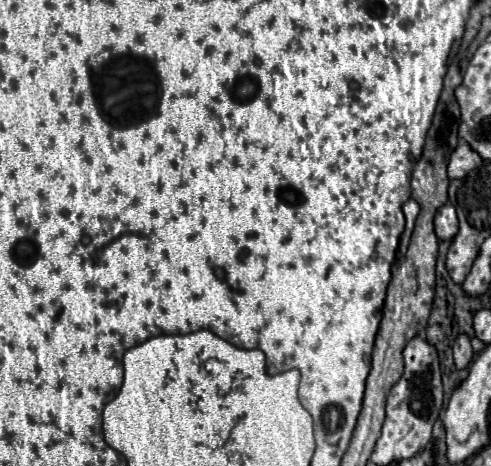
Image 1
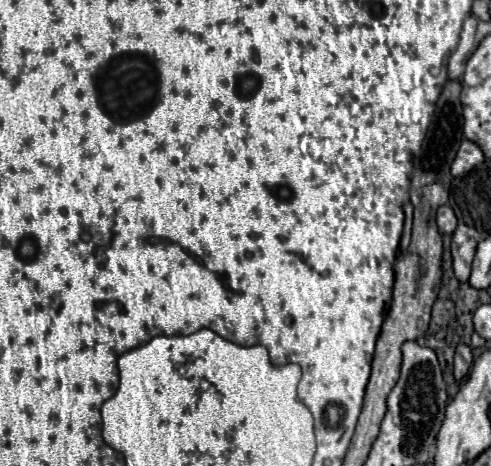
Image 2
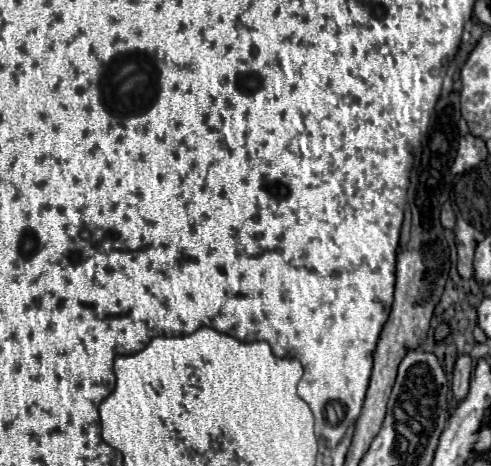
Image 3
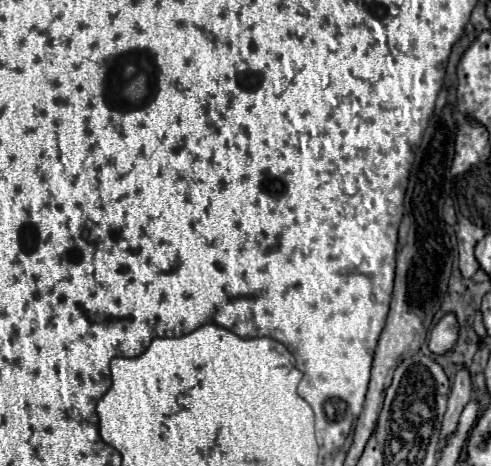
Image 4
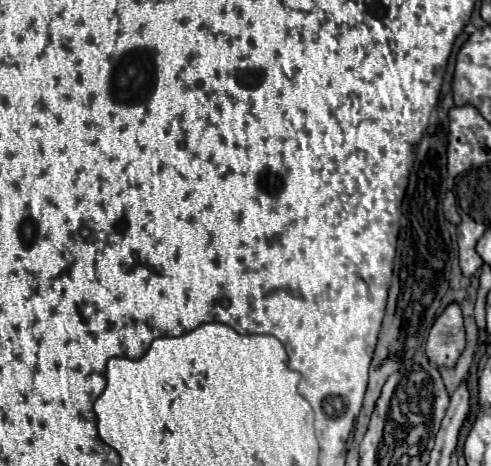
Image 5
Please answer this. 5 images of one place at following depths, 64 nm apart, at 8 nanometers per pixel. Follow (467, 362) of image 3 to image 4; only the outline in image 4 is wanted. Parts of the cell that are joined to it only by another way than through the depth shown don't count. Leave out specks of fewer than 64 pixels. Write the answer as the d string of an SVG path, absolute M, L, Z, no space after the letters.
M460 368L456 372L456 378L454 378L454 384L452 384L452 390L450 390L450 398L448 398L448 410L444 414L442 434L440 434L440 448L444 446L444 438L456 430L456 420L458 420L464 404L468 404L470 398L472 398L470 374L468 374L466 368Z

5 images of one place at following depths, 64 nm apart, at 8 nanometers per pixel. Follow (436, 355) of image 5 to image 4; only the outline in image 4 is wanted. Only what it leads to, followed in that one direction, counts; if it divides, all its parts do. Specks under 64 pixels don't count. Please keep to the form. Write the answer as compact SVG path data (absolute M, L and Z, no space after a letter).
M446 314L430 332L430 350L434 354L444 354L454 348L458 338L458 324L454 314Z

